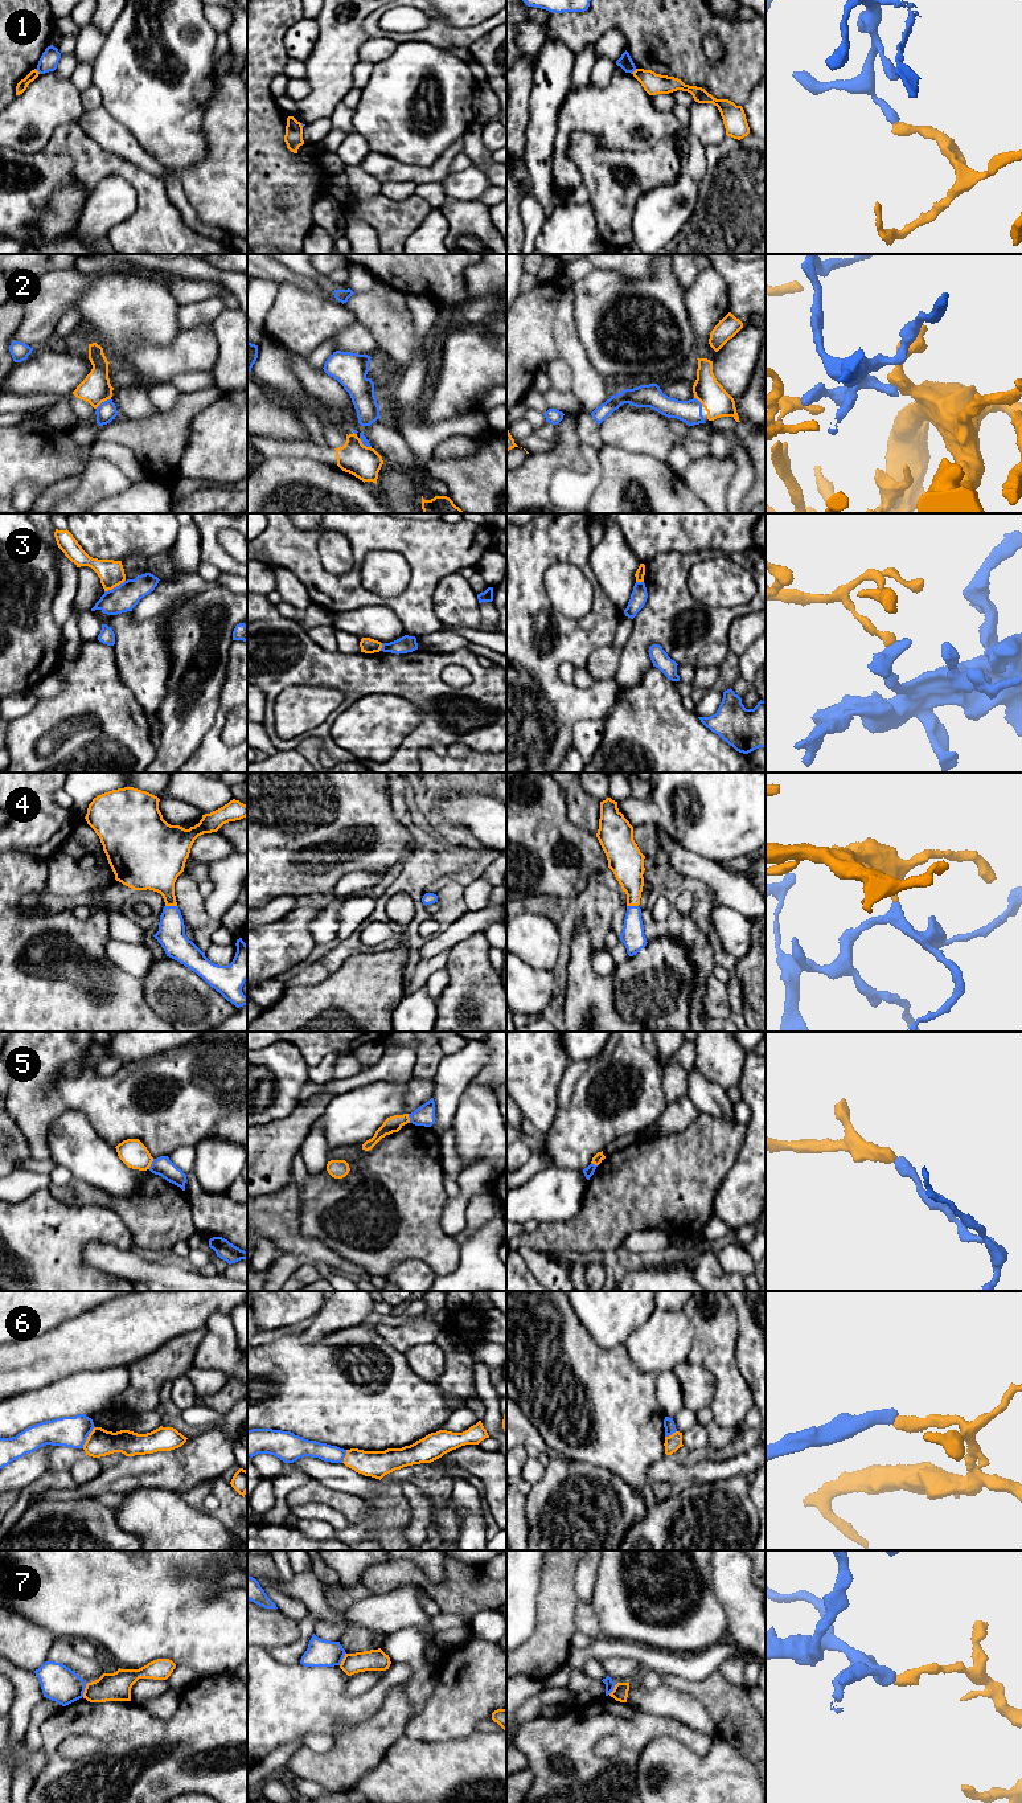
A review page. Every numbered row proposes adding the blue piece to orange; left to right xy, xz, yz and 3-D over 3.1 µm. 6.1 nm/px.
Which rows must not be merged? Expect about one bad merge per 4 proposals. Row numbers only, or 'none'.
1, 3, 5, 6, 7

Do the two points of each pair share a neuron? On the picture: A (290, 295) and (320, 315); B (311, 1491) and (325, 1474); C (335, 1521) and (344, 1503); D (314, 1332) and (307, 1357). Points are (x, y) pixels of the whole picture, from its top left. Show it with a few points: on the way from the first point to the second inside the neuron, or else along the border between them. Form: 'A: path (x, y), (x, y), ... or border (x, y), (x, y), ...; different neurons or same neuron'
A: path (298, 303), (312, 315); same neuron
B: border (312, 1479), (348, 1494); different neurons
C: border (311, 1500), (332, 1506), (348, 1521); different neurons
D: border (340, 1330), (312, 1341), (307, 1341), (302, 1335); different neurons

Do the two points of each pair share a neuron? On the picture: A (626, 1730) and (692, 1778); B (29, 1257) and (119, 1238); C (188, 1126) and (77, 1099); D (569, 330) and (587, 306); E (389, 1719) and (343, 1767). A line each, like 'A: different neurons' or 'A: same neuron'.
A: different neurons
B: same neuron
C: same neuron
D: different neurons
E: same neuron

